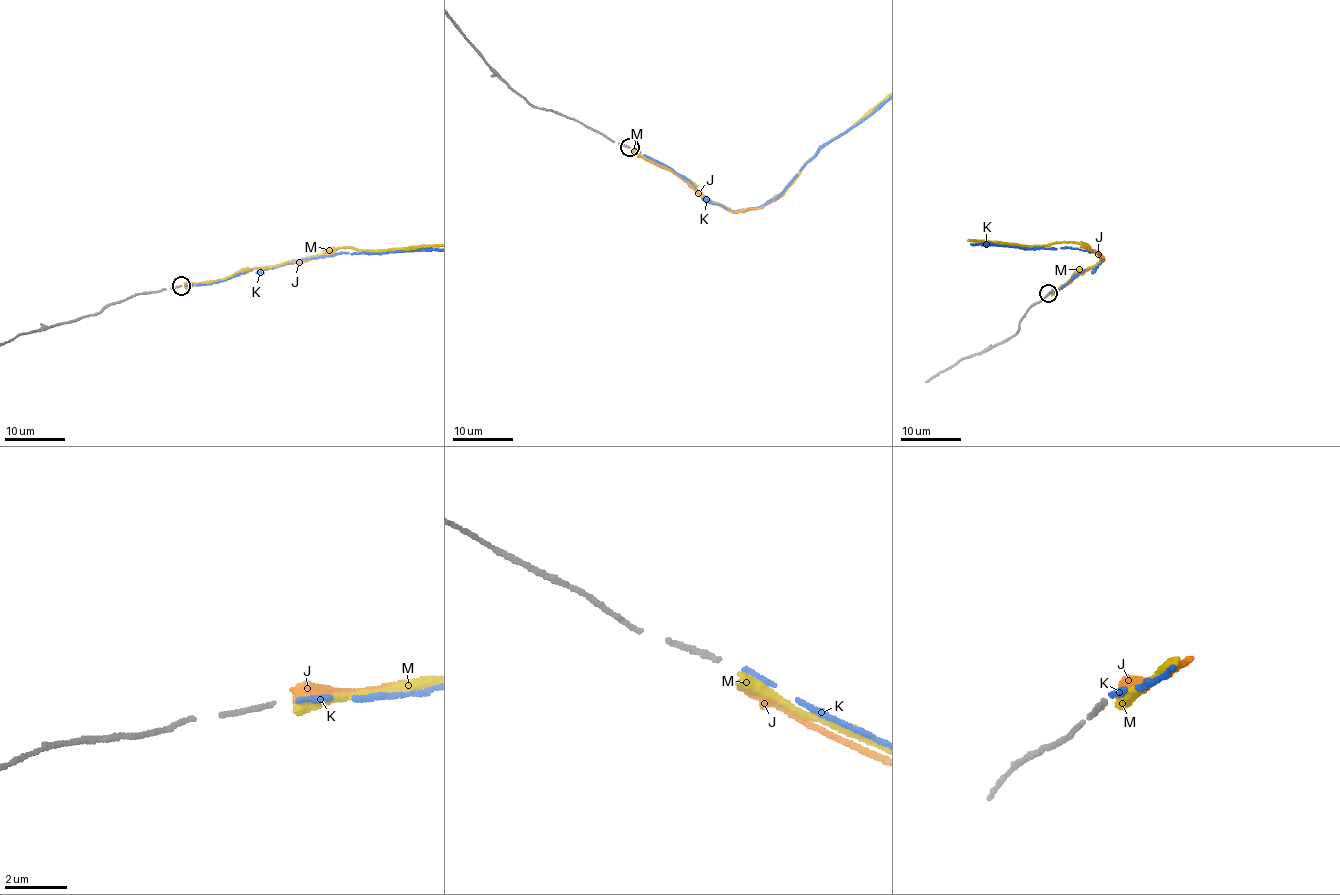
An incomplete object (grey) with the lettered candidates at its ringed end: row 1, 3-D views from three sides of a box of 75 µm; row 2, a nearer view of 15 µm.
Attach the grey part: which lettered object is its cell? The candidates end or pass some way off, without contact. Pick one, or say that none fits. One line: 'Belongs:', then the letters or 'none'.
Belongs: K

